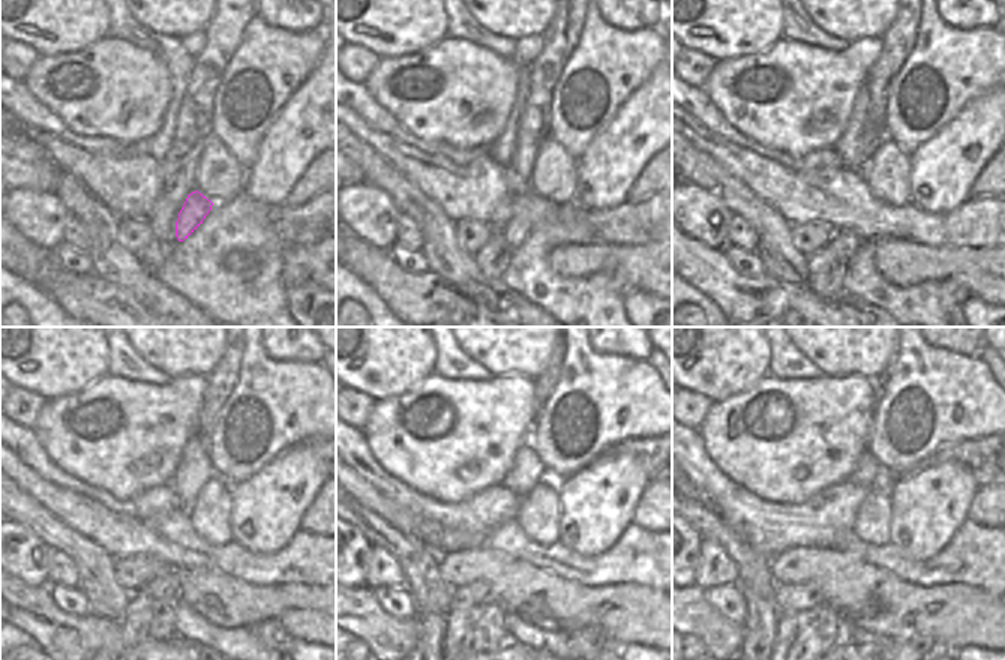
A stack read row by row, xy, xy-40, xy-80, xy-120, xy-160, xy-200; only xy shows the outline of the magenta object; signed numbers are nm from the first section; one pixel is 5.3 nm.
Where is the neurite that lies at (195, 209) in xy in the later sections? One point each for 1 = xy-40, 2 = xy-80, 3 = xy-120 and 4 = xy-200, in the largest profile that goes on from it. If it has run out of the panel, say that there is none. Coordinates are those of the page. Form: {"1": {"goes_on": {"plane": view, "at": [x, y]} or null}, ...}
{"1": {"goes_on": {"plane": "xy-40", "at": [516, 230]}}, "2": {"goes_on": {"plane": "xy-80", "at": [843, 242]}}, "3": {"goes_on": {"plane": "xy-120", "at": [165, 585]}}, "4": {"goes_on": {"plane": "xy-200", "at": [788, 596]}}}

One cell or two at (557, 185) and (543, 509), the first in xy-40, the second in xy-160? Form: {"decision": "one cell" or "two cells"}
{"decision": "one cell"}

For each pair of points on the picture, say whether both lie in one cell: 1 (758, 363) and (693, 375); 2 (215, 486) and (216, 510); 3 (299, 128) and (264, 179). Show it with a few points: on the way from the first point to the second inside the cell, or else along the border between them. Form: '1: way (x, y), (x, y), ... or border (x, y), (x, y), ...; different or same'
1: way (741, 363), (710, 363); same
2: way (215, 492), (215, 504); same
3: way (293, 140), (276, 167); same

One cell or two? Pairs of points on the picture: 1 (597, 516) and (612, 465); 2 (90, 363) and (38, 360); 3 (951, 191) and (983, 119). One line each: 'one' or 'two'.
1: one
2: one
3: one

